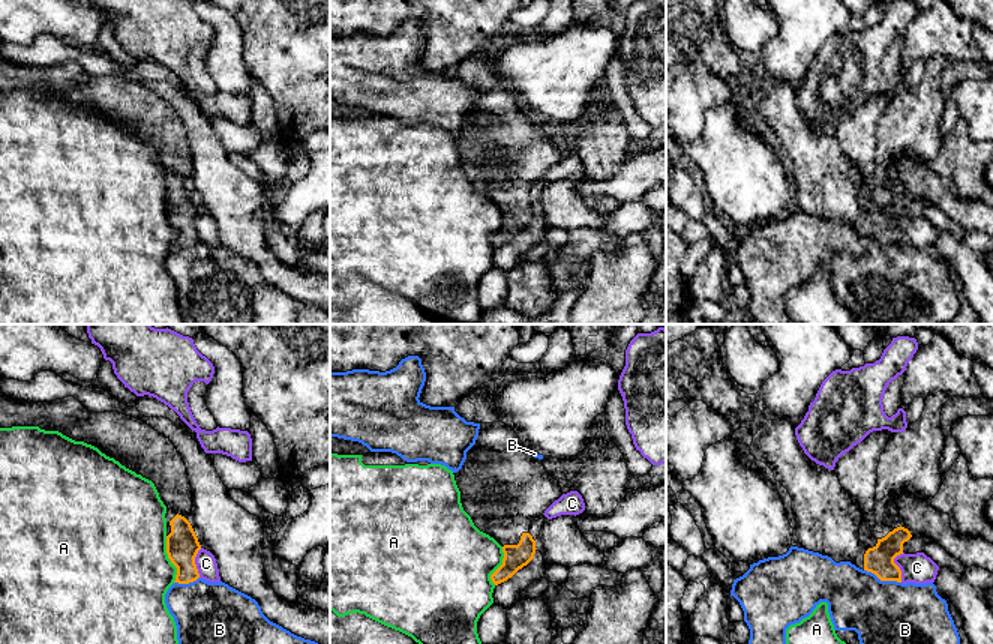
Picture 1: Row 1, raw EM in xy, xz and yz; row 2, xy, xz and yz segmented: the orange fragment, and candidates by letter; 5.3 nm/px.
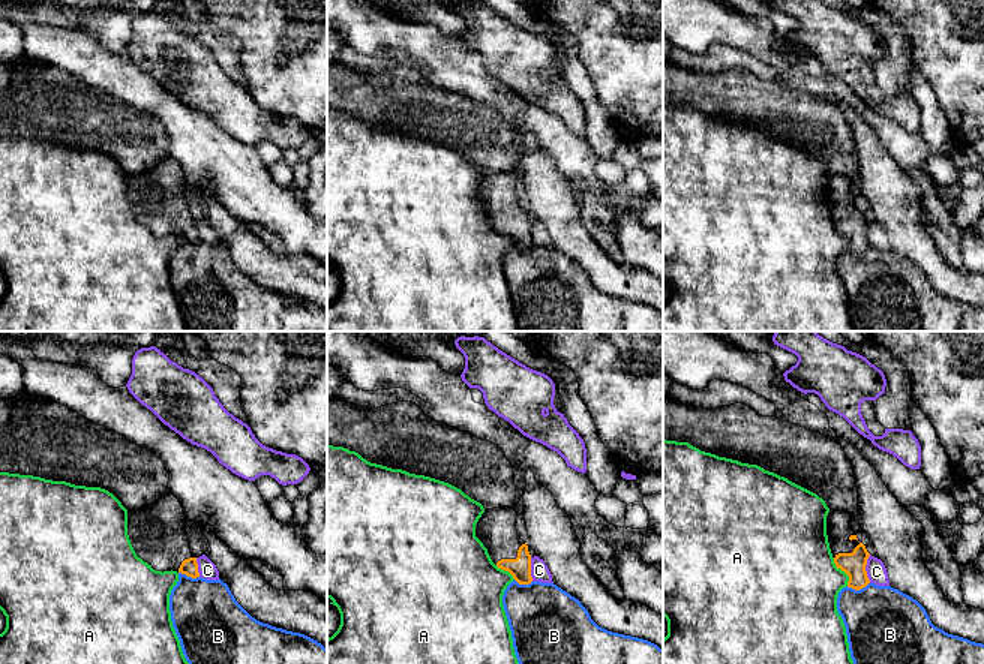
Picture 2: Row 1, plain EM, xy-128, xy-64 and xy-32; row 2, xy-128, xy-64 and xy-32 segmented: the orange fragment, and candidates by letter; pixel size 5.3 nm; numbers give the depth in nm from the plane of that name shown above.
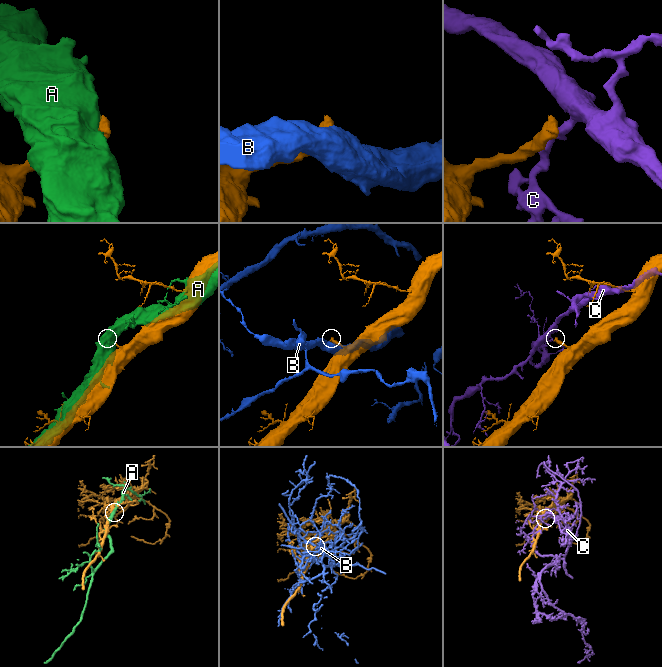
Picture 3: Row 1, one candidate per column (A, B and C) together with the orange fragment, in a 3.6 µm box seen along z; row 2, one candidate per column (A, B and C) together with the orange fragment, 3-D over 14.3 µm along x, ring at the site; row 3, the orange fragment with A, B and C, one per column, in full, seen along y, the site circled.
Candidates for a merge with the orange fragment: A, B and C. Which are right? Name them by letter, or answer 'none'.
none

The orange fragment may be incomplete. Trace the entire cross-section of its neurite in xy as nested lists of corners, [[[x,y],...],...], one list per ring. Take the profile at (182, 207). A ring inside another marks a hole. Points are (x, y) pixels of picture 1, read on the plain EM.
[[[166,171],[166,218],[171,227],[177,231],[176,245],[189,248],[200,242],[195,221],[201,213],[198,201],[190,186]]]

